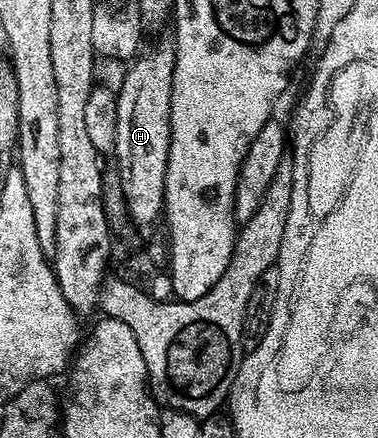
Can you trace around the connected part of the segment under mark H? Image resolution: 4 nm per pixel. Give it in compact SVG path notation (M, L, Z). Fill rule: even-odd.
M166 37L155 47L146 49L125 68L123 81L116 91L118 104L115 147L112 152L113 158L118 158L116 172L122 183L127 213L139 228L150 227L157 219L159 222L164 211L170 149L172 77L176 65L173 38Z

